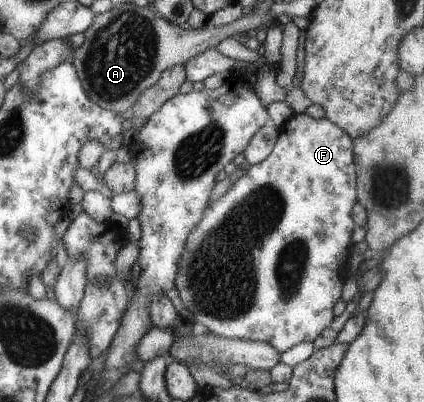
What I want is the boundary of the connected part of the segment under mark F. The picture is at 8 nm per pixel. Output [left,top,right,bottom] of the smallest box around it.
[173,112,356,355]

